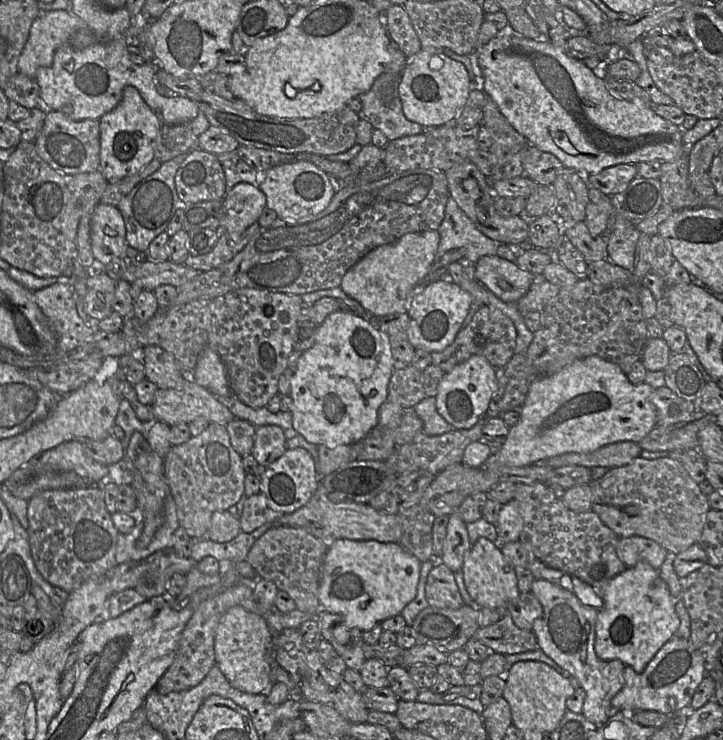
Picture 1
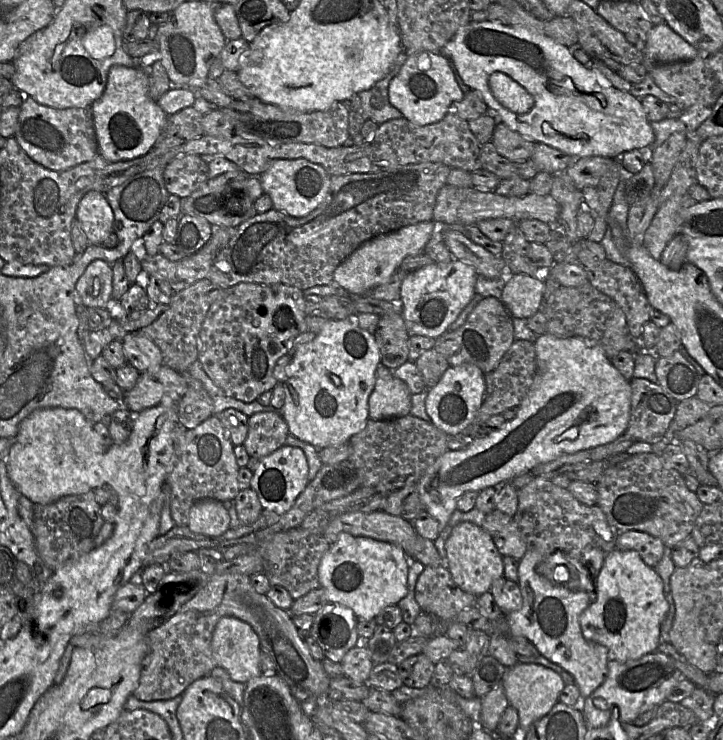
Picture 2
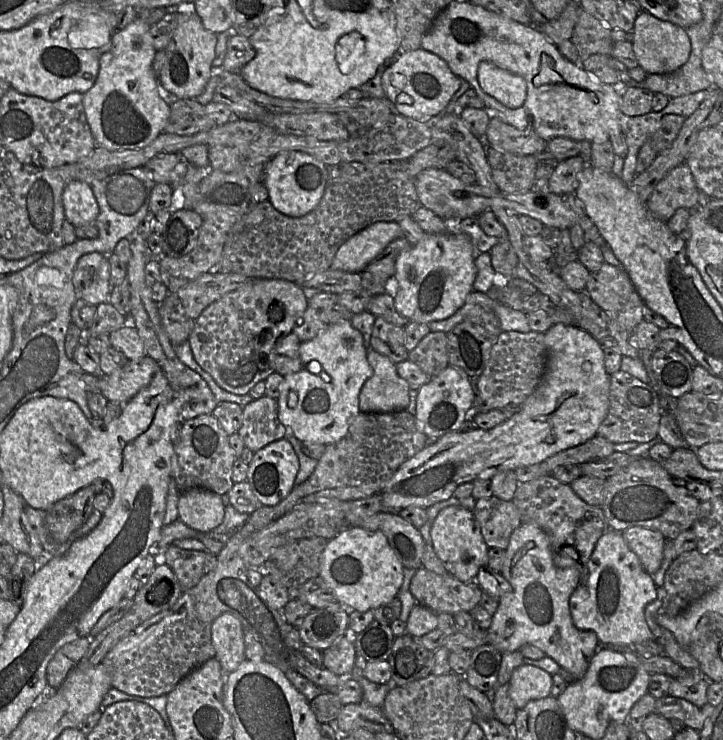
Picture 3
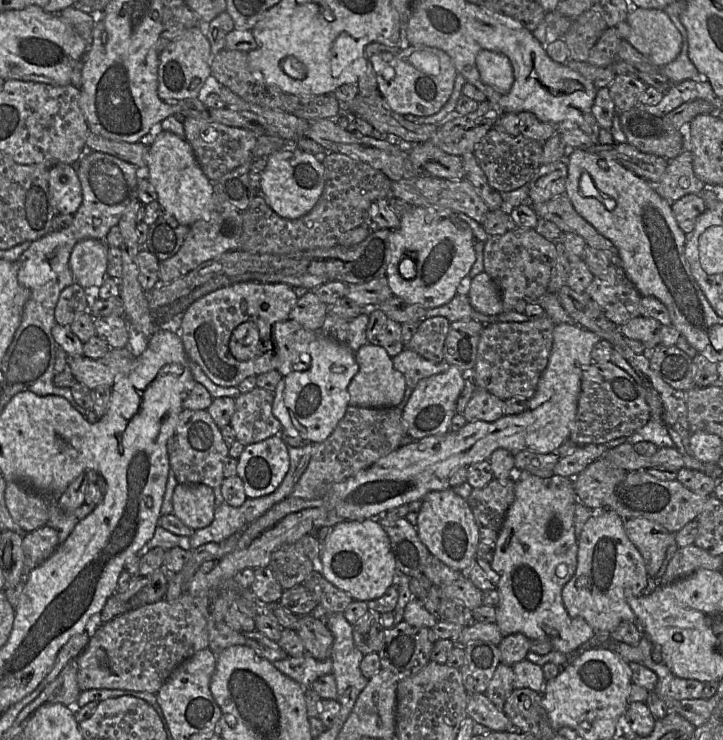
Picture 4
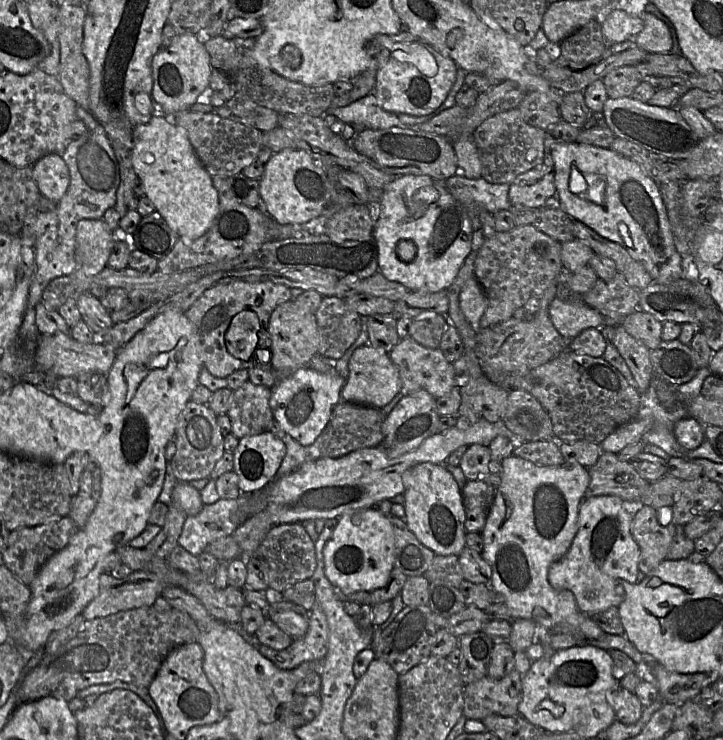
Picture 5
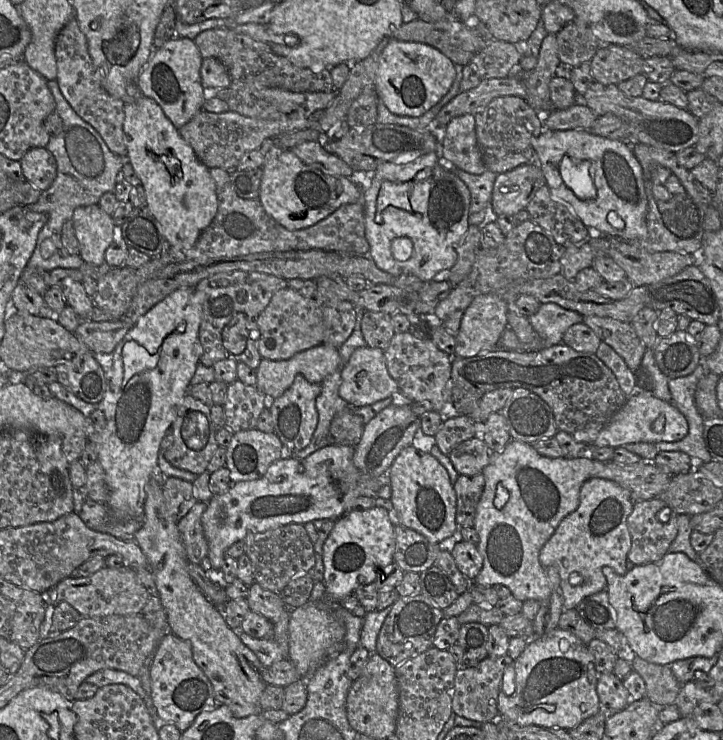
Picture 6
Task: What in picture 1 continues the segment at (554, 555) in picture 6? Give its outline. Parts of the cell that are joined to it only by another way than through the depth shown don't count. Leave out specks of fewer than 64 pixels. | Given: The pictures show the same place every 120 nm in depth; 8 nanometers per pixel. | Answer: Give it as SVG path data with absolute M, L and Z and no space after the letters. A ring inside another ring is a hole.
M645 561L615 576L605 589L603 602L595 625L595 653L603 661L619 660L637 673L643 672L680 626L674 599L666 583L658 570Z

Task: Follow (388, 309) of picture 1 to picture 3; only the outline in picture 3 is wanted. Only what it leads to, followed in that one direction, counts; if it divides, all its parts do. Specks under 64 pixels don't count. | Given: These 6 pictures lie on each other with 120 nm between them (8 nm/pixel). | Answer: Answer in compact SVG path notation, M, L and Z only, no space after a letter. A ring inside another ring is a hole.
M398 222L373 223L340 246L330 269L362 272L390 242L400 237L402 229Z

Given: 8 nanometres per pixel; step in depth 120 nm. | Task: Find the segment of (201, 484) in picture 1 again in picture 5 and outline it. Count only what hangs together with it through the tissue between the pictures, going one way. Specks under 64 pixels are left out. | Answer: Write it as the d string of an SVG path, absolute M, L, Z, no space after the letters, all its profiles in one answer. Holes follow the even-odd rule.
M189 400L180 415L175 429L176 451L170 461L177 480L192 481L209 479L210 475L225 452L224 435L217 424L217 415L207 404Z

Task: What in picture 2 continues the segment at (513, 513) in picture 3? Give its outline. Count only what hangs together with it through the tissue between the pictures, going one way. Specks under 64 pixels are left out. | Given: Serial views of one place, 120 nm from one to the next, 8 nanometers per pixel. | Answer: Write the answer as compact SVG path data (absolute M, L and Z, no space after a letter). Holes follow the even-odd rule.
M494 509L485 515L482 528L491 536L503 556L511 556L520 560L525 555L527 545L514 517Z

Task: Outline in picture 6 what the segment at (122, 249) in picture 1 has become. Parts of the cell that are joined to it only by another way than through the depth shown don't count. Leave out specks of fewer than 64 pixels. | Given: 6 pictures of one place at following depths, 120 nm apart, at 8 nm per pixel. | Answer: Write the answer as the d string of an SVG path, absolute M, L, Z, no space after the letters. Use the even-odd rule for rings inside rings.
M44 147L31 148L20 163L26 180L40 191L48 189L57 176L56 159Z

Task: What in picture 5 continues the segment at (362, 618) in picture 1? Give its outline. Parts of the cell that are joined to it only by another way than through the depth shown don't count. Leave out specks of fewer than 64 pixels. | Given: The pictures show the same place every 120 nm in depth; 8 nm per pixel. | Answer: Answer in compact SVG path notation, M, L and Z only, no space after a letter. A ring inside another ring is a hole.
M376 508L341 515L324 547L323 556L325 575L338 592L372 592L384 587L395 567L394 533L390 518Z

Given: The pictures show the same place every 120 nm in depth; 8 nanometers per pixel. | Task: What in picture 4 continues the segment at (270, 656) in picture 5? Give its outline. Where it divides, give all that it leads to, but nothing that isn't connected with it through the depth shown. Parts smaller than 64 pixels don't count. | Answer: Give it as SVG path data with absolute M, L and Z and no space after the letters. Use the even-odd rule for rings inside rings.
M309 653L299 657L288 656L272 664L284 675L299 683L304 689L310 688L311 684L320 676L332 674L332 661L330 658L317 660Z

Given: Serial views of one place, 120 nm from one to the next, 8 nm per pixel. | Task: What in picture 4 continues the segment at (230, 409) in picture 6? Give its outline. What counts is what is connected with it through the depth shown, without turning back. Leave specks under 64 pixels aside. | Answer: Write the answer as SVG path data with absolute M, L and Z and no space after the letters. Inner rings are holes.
M256 386L235 399L230 425L244 446L280 434L283 426L272 412L274 393Z

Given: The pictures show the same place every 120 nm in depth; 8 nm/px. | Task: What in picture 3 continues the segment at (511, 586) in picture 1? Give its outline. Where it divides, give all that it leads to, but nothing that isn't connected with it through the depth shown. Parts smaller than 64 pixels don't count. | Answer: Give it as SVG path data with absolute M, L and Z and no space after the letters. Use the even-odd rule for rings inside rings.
M457 505L447 506L438 513L430 532L433 549L447 572L463 582L476 581L479 569L487 565L489 546L474 512Z

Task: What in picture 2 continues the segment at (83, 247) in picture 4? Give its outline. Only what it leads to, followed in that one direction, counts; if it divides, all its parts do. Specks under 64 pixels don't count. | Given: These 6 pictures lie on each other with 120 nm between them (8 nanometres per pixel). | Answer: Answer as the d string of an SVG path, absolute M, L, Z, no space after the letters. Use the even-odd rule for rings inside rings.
M94 260L76 283L80 304L86 308L106 309L112 297L112 269L104 260Z

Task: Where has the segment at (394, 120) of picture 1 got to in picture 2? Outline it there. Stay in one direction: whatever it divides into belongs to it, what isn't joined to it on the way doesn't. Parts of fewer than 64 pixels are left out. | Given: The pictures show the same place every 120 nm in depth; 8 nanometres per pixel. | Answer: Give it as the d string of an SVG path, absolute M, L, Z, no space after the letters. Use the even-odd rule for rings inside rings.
M403 50L396 58L390 71L383 78L373 87L358 93L362 101L361 112L367 119L382 124L388 120L403 117L402 113L390 103L389 84L399 73L408 56Z

